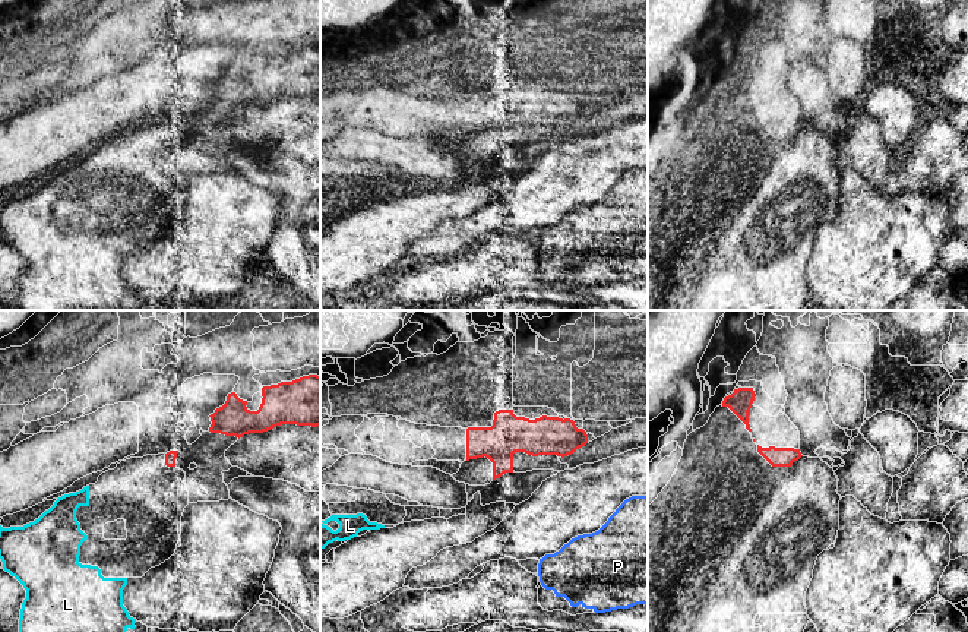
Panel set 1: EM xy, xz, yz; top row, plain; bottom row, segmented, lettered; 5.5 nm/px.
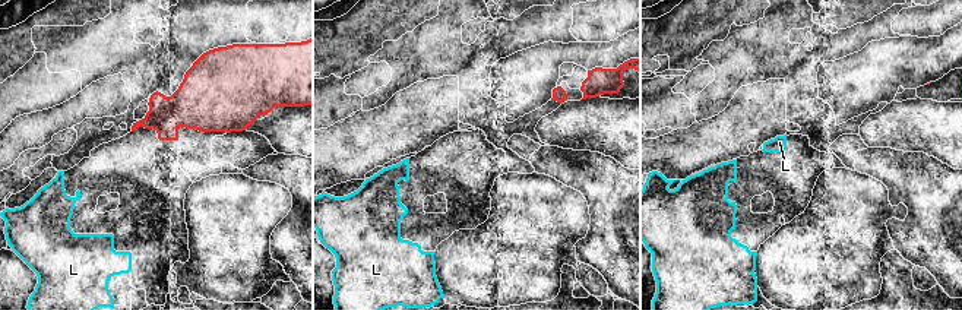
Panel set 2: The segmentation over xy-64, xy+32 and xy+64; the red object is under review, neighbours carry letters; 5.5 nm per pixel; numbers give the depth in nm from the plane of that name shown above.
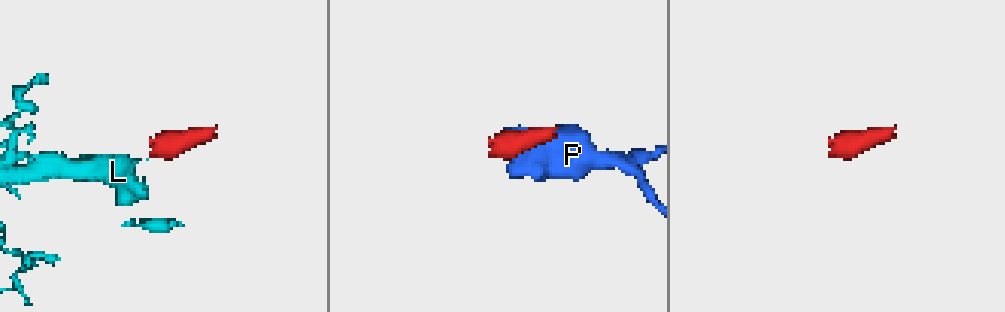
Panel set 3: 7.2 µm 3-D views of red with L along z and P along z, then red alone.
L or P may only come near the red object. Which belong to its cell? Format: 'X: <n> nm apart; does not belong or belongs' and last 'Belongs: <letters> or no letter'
L: 440 nm apart; does not belong
P: 380 nm apart; does not belong
Belongs: no letter

